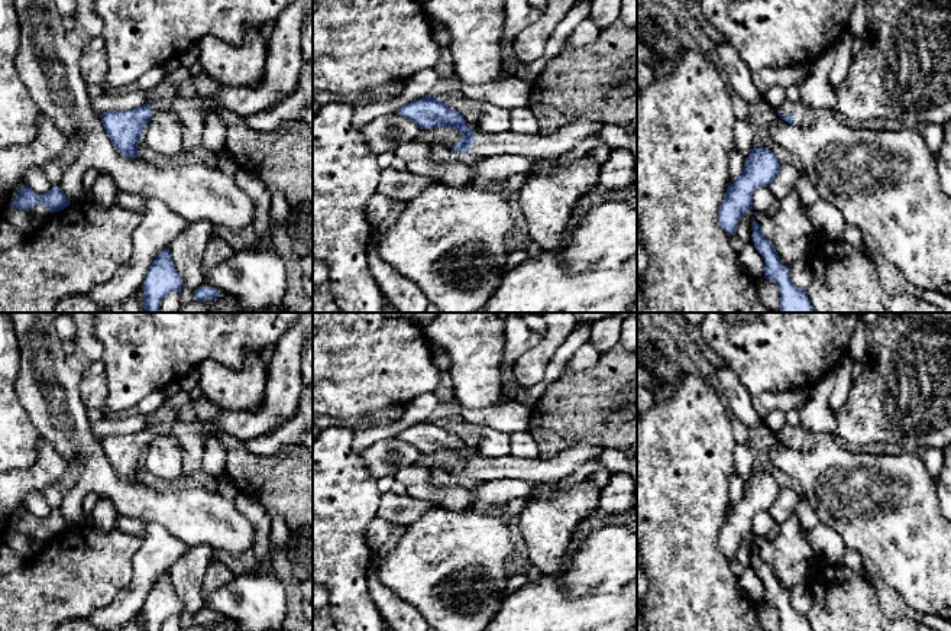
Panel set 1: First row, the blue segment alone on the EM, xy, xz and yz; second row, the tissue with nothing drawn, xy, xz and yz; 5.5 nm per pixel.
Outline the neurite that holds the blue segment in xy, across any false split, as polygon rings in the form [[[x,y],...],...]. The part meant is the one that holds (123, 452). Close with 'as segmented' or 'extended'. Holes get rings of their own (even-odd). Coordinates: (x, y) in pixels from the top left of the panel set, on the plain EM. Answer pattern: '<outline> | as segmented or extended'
[[[304,313],[275,346],[265,384],[265,401],[258,411],[221,411],[213,421],[187,425],[179,420],[162,423],[132,434],[100,439],[116,475],[124,482],[139,482],[138,467],[145,450],[159,437],[172,436],[182,449],[182,475],[203,465],[206,437],[219,431],[242,441],[272,433],[289,421],[303,392],[303,352],[313,336],[313,313]]] | extended

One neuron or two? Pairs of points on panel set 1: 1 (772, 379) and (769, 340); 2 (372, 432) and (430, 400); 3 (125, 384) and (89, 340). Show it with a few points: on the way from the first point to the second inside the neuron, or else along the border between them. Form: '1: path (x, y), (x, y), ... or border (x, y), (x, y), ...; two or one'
1: path (772, 369), (772, 350); one
2: path (387, 432), (400, 426), (416, 411); one
3: border (93, 327), (102, 345), (100, 359); two

